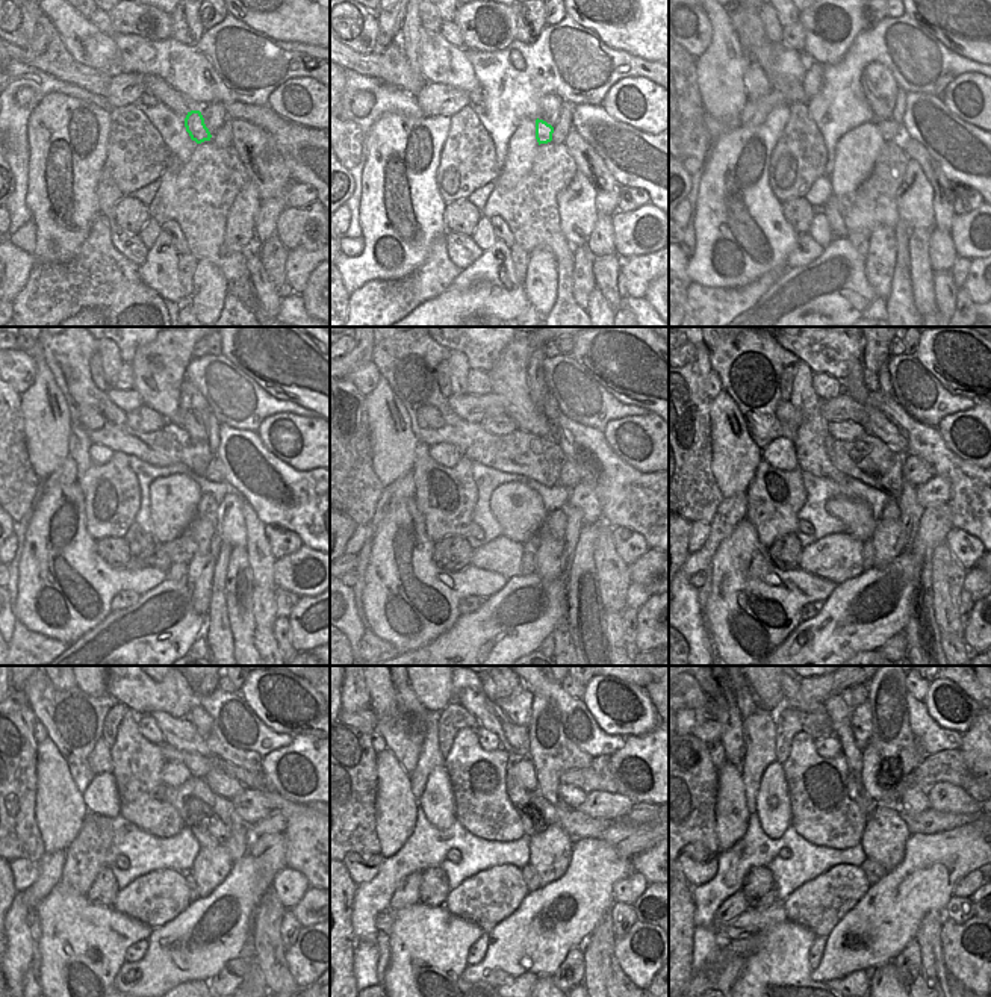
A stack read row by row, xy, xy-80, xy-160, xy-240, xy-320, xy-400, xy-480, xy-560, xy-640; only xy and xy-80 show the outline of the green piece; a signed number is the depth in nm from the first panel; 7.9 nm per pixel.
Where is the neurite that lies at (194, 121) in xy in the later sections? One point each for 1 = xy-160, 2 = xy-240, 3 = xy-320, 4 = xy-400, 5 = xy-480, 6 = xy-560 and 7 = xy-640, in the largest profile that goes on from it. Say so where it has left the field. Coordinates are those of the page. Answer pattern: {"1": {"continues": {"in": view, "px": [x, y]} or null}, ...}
{"1": {"continues": {"in": "xy-160", "px": [890, 130]}}, "2": {"continues": {"in": "xy-240", "px": [214, 472]}}, "3": {"continues": {"in": "xy-320", "px": [569, 475]}}, "4": {"continues": {"in": "xy-400", "px": [916, 471]}}, "5": {"continues": {"in": "xy-480", "px": [251, 805]}}, "6": {"continues": {"in": "xy-560", "px": [605, 805]}}, "7": {"continues": {"in": "xy-640", "px": [943, 796]}}}

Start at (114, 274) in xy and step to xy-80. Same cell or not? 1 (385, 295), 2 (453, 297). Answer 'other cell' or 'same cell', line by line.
1: same cell
2: other cell

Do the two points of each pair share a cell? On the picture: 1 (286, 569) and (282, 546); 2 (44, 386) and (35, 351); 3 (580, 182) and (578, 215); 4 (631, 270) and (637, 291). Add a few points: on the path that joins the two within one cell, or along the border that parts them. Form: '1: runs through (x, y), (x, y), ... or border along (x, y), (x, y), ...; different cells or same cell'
1: border along (303, 545), (277, 560); different cells
2: runs through (43, 377), (40, 360); same cell
3: runs through (583, 189), (578, 208); same cell
4: runs through (636, 274), (637, 286); same cell

